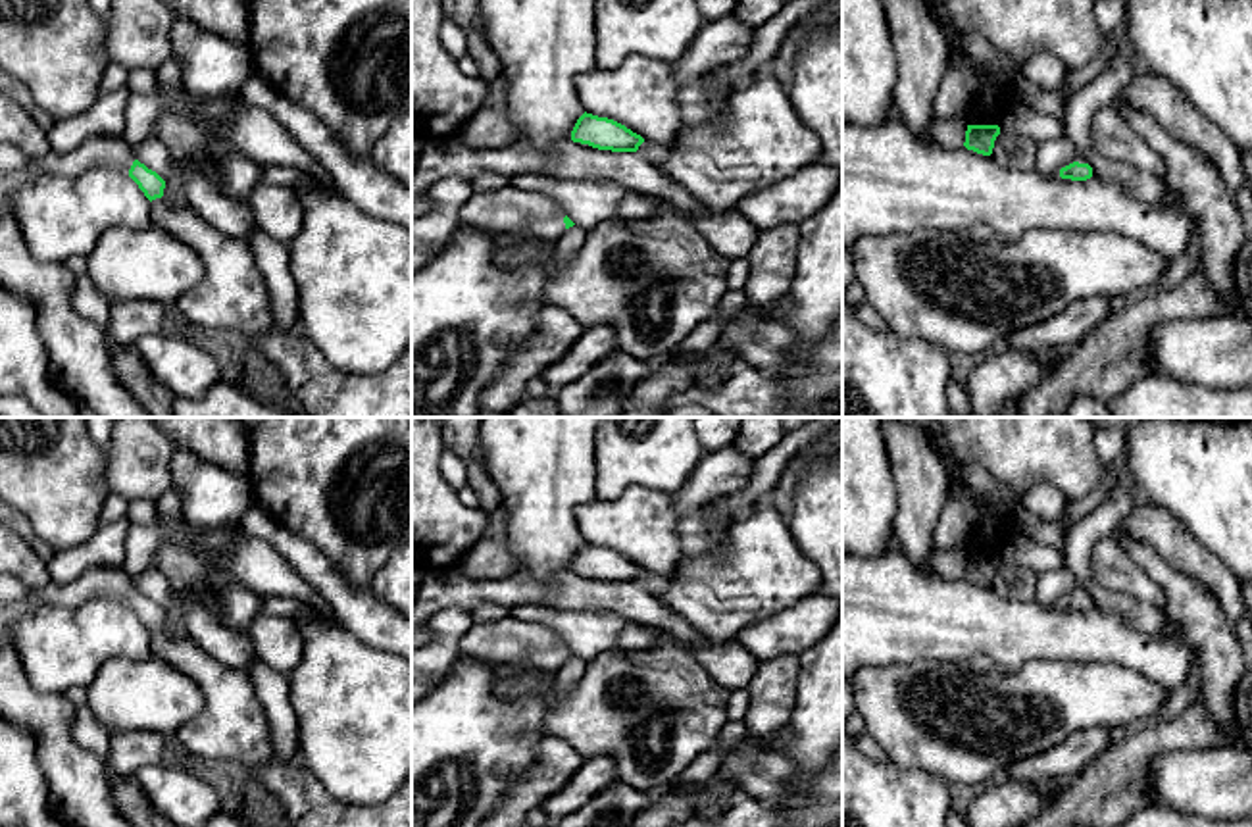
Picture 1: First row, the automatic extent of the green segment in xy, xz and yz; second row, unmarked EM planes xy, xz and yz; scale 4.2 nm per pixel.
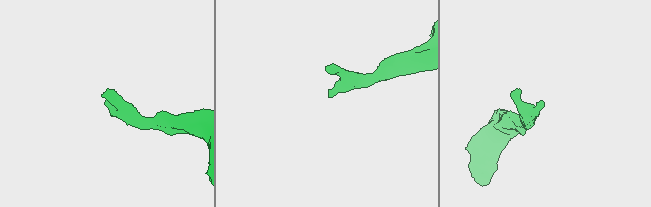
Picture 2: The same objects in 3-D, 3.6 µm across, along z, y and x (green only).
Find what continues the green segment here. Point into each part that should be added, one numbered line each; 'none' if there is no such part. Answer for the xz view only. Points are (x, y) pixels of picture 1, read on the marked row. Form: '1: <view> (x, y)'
1: xz (508, 208)

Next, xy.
1: xy (112, 152)

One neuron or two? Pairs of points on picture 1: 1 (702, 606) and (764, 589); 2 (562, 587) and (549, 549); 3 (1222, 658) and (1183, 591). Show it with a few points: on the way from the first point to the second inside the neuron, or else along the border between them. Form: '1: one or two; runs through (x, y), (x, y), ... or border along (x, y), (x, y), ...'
1: one; runs through (718, 595), (729, 589), (749, 589)
2: two; border along (570, 568), (549, 577), (514, 574)
3: one; runs through (1214, 641), (1193, 608)

